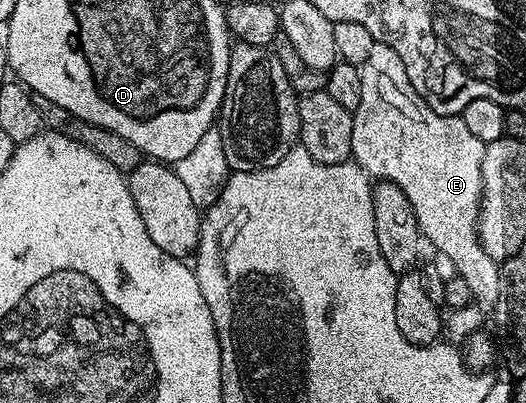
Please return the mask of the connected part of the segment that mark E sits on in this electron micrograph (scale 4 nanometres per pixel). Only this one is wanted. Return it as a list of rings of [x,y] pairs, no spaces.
[[[376,43],[374,50],[370,50],[370,55],[366,57],[366,62],[362,62],[358,67],[362,74],[362,102],[358,102],[358,110],[352,113],[351,159],[355,160],[368,173],[369,177],[375,178],[377,181],[390,180],[401,188],[403,194],[406,194],[406,198],[410,200],[410,205],[414,208],[414,215],[417,218],[417,226],[421,237],[425,241],[429,240],[436,252],[446,254],[454,262],[457,276],[466,278],[466,282],[470,286],[470,294],[475,303],[485,310],[495,309],[498,302],[498,290],[500,289],[500,264],[490,258],[489,254],[486,254],[482,248],[482,242],[479,241],[479,212],[483,182],[482,158],[484,157],[485,144],[478,138],[474,138],[474,134],[470,134],[470,129],[466,127],[466,122],[462,122],[459,116],[438,114],[422,99],[418,94],[418,90],[414,90],[410,77],[406,74],[406,66],[402,66],[402,58],[398,58],[398,54],[394,54],[394,50],[390,50],[390,46]]]

